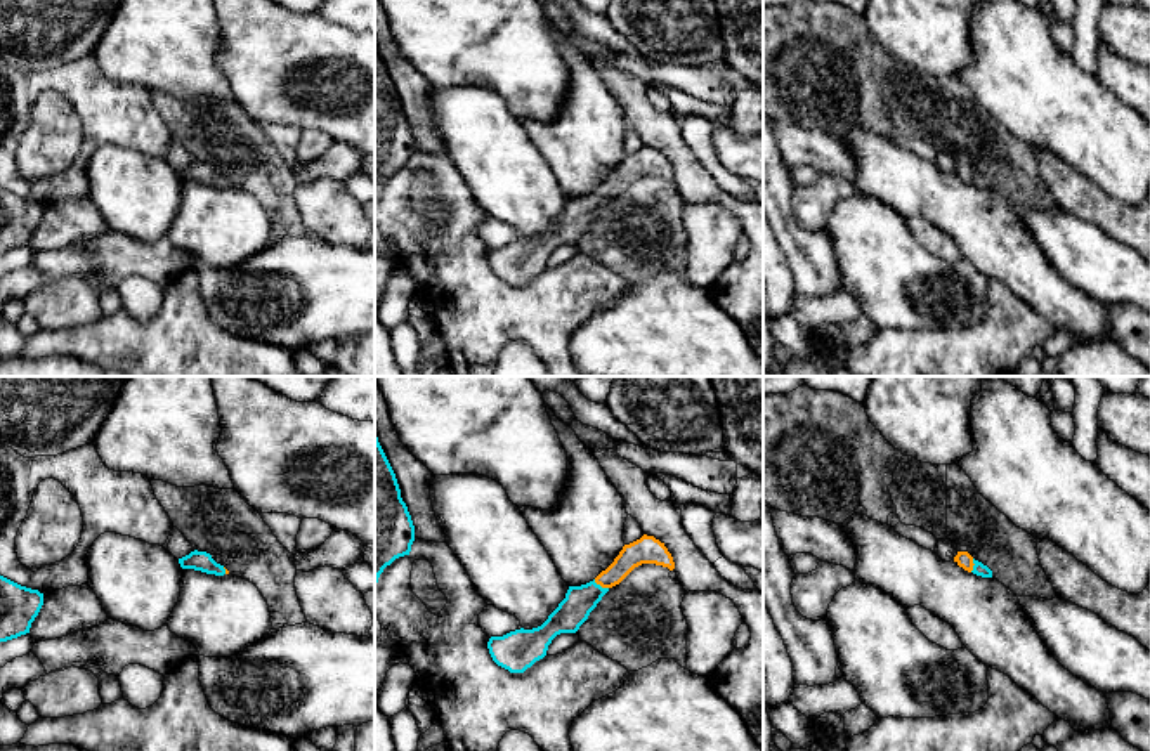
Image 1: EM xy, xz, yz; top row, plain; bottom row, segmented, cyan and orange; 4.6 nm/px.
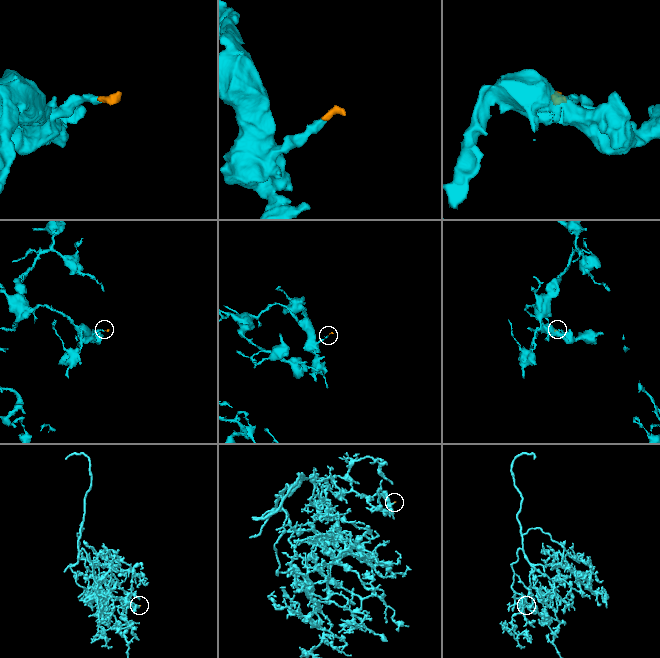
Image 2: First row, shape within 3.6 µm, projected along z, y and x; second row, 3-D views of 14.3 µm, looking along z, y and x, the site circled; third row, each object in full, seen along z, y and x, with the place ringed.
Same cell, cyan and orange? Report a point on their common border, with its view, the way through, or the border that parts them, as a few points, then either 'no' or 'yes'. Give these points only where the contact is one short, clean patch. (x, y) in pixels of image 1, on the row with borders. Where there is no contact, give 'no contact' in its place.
meets cyan in xz at (599, 585); runs through xz (573, 611), (599, 585), (639, 552); yes

